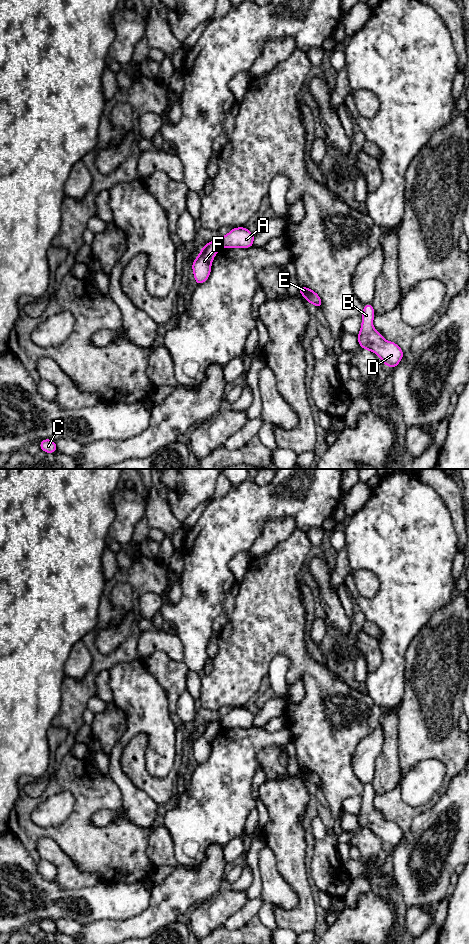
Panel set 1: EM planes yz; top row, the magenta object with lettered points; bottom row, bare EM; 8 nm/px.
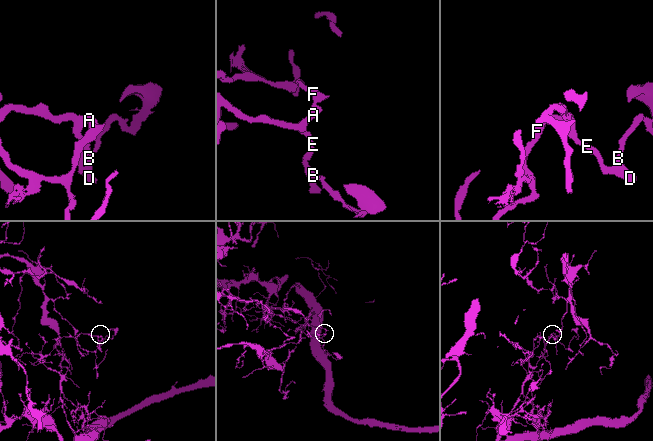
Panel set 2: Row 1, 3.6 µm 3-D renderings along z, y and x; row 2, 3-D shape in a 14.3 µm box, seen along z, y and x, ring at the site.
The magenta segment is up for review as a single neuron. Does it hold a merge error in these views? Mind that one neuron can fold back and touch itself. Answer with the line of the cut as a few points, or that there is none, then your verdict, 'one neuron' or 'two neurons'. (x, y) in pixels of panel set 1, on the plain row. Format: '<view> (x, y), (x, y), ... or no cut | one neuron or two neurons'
yz (219, 719), (221, 725) | two neurons

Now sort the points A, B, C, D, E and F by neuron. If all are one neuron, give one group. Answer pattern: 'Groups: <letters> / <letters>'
Groups: A B D E / C F

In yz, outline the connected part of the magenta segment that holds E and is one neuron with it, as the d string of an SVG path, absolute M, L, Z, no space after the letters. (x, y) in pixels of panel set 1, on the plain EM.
M300 766L299 774L304 775L306 782L316 785L318 788L322 787L322 781L318 774L307 767Z

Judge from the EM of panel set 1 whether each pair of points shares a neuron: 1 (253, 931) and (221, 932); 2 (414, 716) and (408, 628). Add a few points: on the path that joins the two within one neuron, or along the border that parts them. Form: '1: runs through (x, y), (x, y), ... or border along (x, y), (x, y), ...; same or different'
1: runs through (245, 933), (229, 933); same
2: border along (423, 626), (406, 650), (406, 665), (404, 668); different

